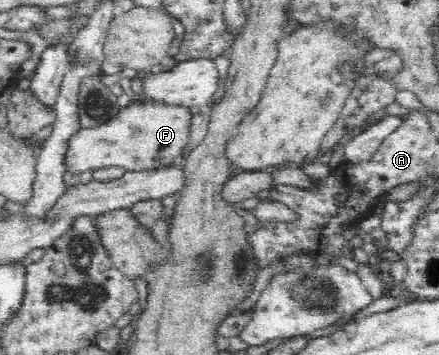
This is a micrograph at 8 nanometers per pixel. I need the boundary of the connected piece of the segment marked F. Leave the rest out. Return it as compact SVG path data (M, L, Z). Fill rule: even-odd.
M150 100L145 101L145 104L131 103L121 109L119 116L115 116L106 124L101 124L99 128L91 128L91 130L80 128L67 139L63 157L64 173L81 176L81 174L93 174L93 172L115 168L115 166L133 173L157 172L157 170L168 168L179 159L185 146L191 142L192 118L193 115L189 109L183 106L156 104Z

